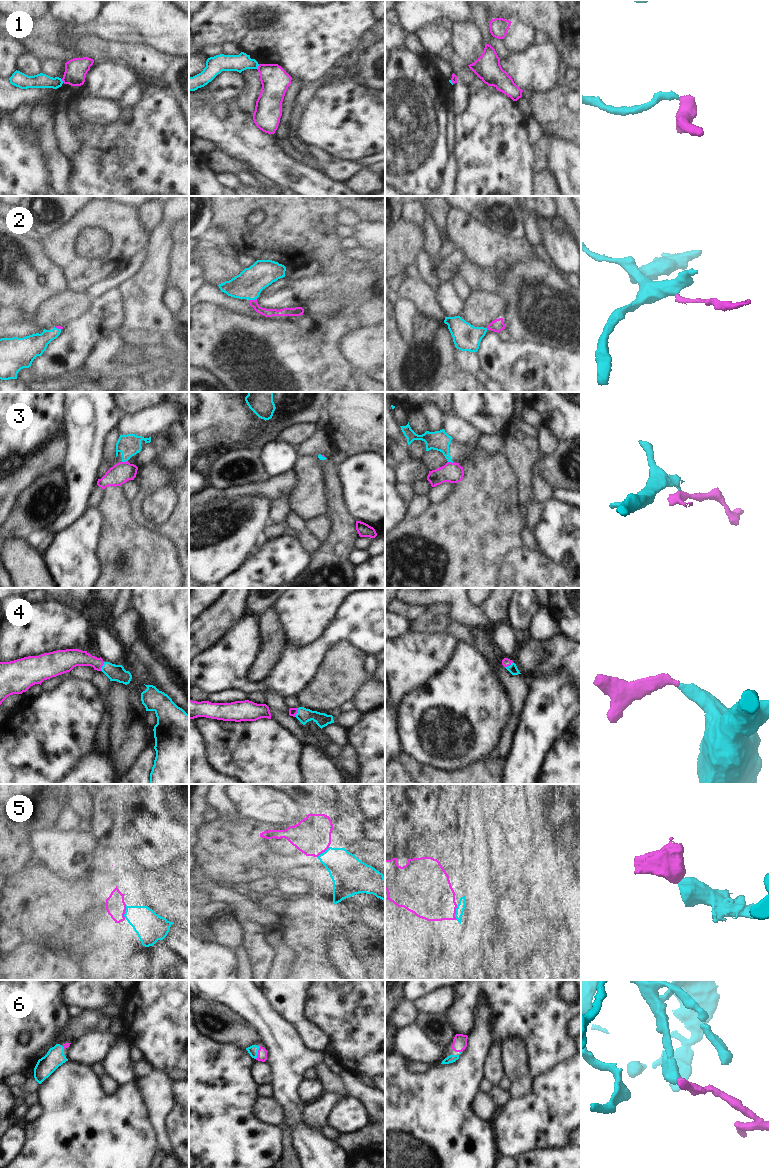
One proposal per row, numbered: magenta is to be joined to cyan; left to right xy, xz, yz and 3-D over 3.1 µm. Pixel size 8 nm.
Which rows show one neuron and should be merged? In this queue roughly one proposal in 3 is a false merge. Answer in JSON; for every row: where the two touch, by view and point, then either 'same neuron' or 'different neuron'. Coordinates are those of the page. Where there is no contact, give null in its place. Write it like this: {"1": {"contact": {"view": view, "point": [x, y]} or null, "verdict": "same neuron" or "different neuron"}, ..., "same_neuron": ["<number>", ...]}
{"1": {"contact": {"view": "xz", "point": [257, 67]}, "verdict": "different neuron"}, "2": {"contact": {"view": "xz", "point": [253, 299]}, "verdict": "same neuron"}, "3": {"contact": {"view": "xy", "point": [124, 461]}, "verdict": "different neuron"}, "4": {"contact": {"view": "yz", "point": [510, 665]}, "verdict": "same neuron"}, "5": {"contact": {"view": "yz", "point": [456, 912]}, "verdict": "same neuron"}, "6": {"contact": {"view": "xz", "point": [257, 1052]}, "verdict": "same neuron"}, "same_neuron": ["2", "4", "5", "6"]}

